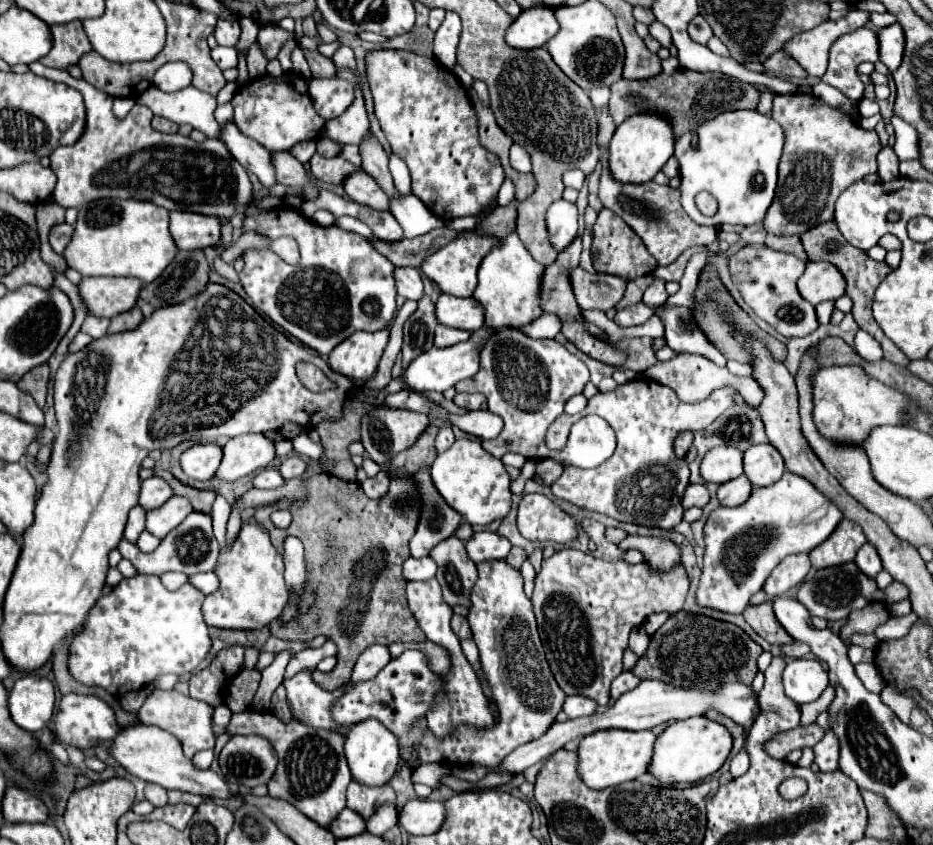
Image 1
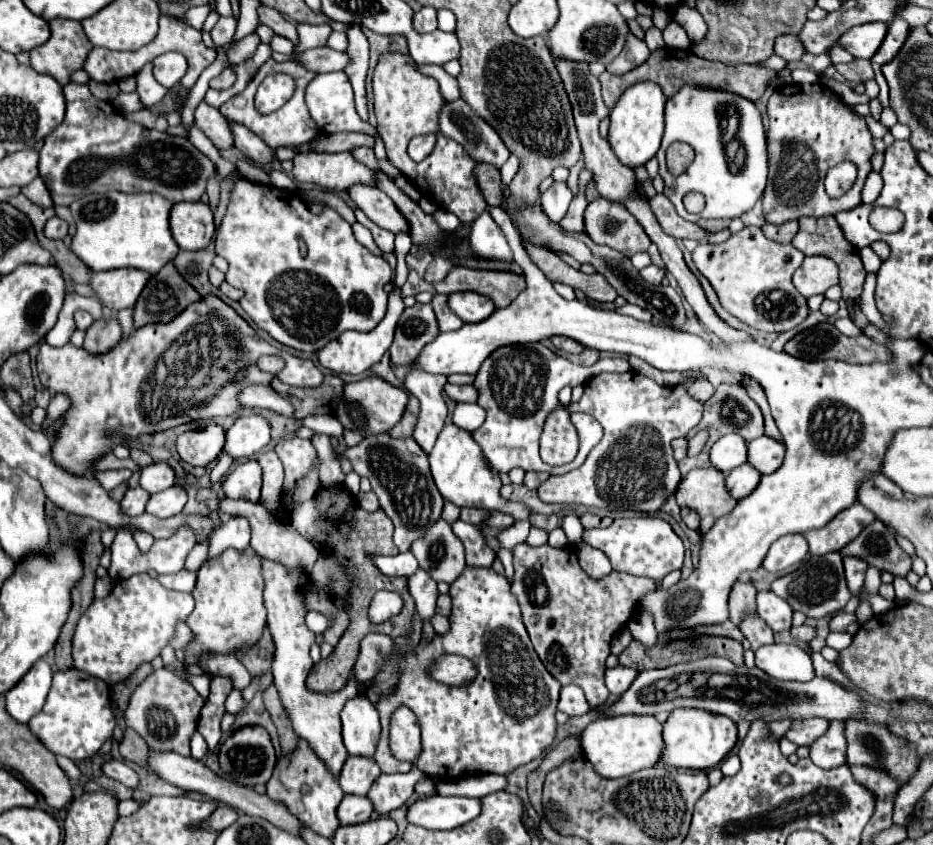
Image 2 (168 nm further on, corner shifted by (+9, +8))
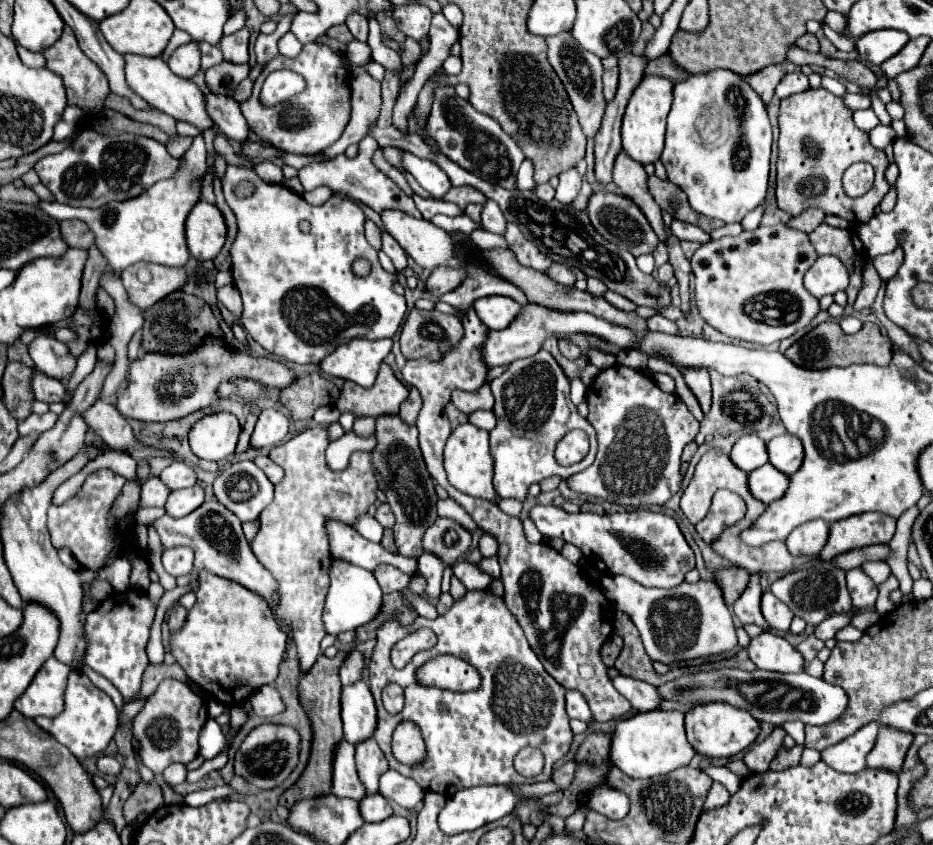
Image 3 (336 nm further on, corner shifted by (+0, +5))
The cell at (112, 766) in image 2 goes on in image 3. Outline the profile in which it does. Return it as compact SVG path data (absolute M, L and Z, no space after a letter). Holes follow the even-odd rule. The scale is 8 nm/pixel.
M98 756L96 766L98 766L98 770L100 770L104 776L108 776L108 778L112 778L112 776L118 776L118 774L120 774L118 760L116 760L116 758L112 758L112 756Z

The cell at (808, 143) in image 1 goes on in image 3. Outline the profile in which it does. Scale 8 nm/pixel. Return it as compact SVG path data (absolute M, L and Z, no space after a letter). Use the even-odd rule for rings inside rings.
M810 88L798 94L792 94L788 98L782 100L780 104L780 138L778 138L778 160L776 160L776 172L778 172L778 180L776 180L776 200L778 200L778 208L782 208L784 212L788 212L790 216L798 216L804 208L820 208L826 214L836 214L840 218L846 218L848 222L868 222L874 216L874 208L880 204L880 200L886 196L886 192L890 190L884 172L888 168L888 158L882 150L876 150L870 140L868 140L868 132L862 132L854 126L852 122L852 110L848 110L842 102L842 98L826 92L824 88ZM854 162L868 162L874 166L876 178L874 178L874 186L870 192L866 192L860 198L850 198L846 196L844 188L842 188L842 174L848 166L852 166Z

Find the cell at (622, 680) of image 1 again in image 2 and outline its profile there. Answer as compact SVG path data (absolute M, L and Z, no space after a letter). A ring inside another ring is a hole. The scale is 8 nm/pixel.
M617 665L617 667L605 671L605 685L607 685L609 693L621 695L621 693L625 693L629 689L629 685L633 683L635 677L637 677L637 671L635 669Z

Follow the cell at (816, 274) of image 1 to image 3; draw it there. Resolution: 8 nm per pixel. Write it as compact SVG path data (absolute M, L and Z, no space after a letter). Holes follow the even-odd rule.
M820 256L804 276L804 286L816 298L836 294L848 286L848 270L836 256Z

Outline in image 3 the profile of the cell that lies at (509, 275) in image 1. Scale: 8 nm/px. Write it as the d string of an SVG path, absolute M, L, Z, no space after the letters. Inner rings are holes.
M486 200L486 204L482 206L482 224L486 226L488 232L504 234L506 220L504 220L504 214L502 214L500 206L494 200Z

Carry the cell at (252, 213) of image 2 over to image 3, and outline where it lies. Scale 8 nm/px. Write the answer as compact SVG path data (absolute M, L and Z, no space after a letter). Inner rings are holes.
M228 166L222 178L222 188L226 204L238 218L238 236L230 254L234 286L238 288L244 302L242 326L246 328L248 336L252 336L264 350L294 364L318 364L324 356L336 350L336 346L354 338L380 340L392 338L396 334L406 314L406 300L392 290L396 274L388 274L380 266L378 252L366 242L366 216L354 200L332 194L332 198L322 206L312 206L300 194L284 188L282 184L264 182L252 168L244 166ZM240 180L250 180L256 186L256 192L250 198L236 198L232 194L232 188ZM302 220L310 222L310 232L300 230L298 224ZM356 258L370 260L372 272L368 276L358 278L352 274L350 264Z

